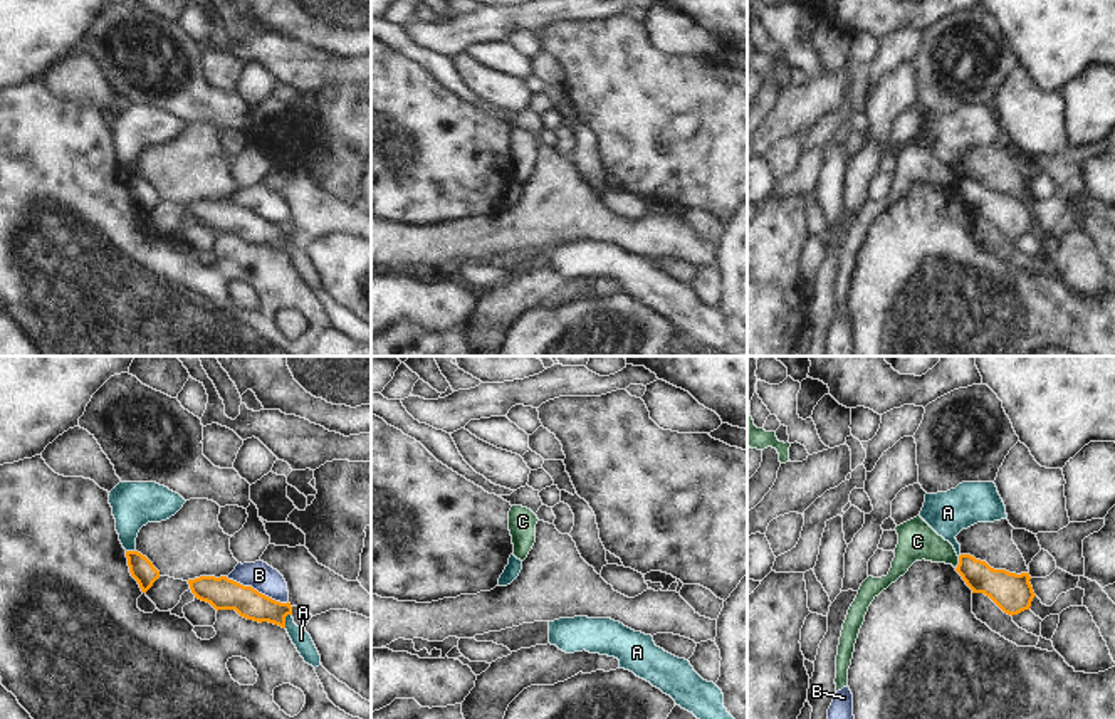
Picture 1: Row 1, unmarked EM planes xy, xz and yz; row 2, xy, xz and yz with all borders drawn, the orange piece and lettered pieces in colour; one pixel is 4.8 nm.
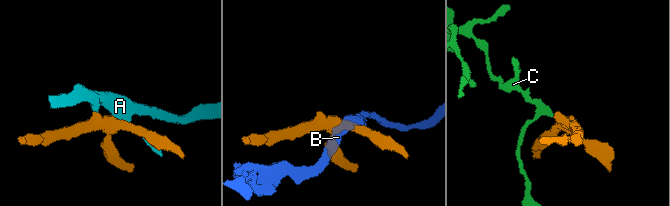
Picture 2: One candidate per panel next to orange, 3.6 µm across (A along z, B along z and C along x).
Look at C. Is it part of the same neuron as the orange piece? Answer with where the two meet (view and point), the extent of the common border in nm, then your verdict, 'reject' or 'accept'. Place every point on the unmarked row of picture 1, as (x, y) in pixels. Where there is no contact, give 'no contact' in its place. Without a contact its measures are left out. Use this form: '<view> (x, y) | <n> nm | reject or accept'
yz (959, 187) | 70 nm | reject

